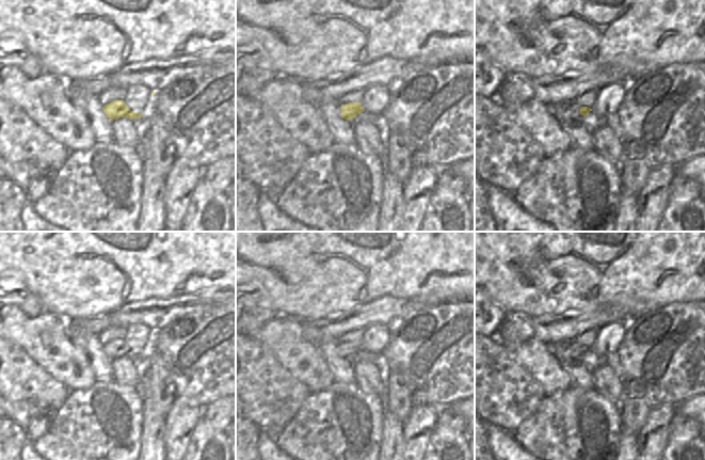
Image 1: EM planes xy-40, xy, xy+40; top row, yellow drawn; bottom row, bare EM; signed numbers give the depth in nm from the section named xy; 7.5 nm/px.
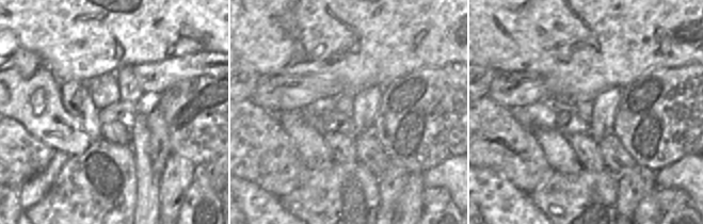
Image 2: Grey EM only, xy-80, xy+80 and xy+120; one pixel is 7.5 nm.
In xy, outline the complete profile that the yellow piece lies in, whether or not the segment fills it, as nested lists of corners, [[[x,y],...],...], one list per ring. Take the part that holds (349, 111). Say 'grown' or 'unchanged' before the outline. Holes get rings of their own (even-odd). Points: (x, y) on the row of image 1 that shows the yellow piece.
unchanged; [[[349,102],[347,105],[341,105],[341,117],[348,121],[353,120],[364,111],[365,110],[360,102]]]

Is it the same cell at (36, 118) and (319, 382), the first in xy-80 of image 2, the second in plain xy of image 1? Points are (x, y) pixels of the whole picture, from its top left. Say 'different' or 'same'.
same

